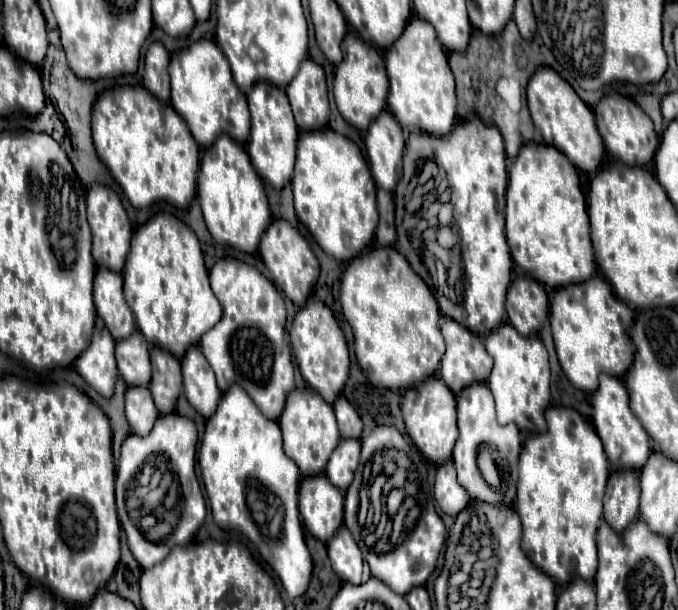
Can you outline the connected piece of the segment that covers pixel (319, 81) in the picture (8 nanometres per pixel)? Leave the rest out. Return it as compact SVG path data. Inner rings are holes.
M305 59L285 89L301 131L323 129L329 121L329 97L325 71L313 59Z

